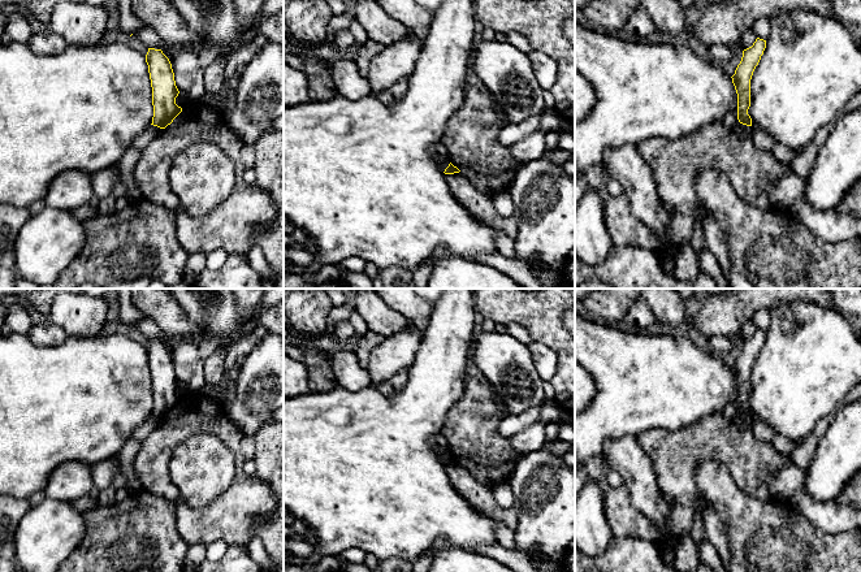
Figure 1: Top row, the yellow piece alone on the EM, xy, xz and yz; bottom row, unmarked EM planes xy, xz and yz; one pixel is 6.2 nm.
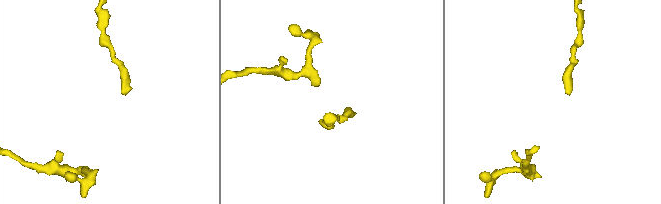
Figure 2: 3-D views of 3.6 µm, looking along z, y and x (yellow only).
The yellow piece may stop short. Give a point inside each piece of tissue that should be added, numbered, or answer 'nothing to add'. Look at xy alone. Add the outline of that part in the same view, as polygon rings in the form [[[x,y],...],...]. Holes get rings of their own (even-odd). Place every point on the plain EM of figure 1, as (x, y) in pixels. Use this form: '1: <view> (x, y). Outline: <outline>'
nothing to add

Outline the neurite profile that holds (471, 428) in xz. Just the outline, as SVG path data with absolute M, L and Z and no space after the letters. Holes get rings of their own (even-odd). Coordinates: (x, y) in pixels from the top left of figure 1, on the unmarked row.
M468 376L464 394L449 411L442 428L450 454L489 490L507 482L511 473L506 465L515 467L523 458L514 450L511 438L498 433L506 415L490 385Z

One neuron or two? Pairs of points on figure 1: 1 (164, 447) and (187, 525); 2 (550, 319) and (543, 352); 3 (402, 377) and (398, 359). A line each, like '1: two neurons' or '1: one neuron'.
1: one neuron
2: two neurons
3: two neurons

